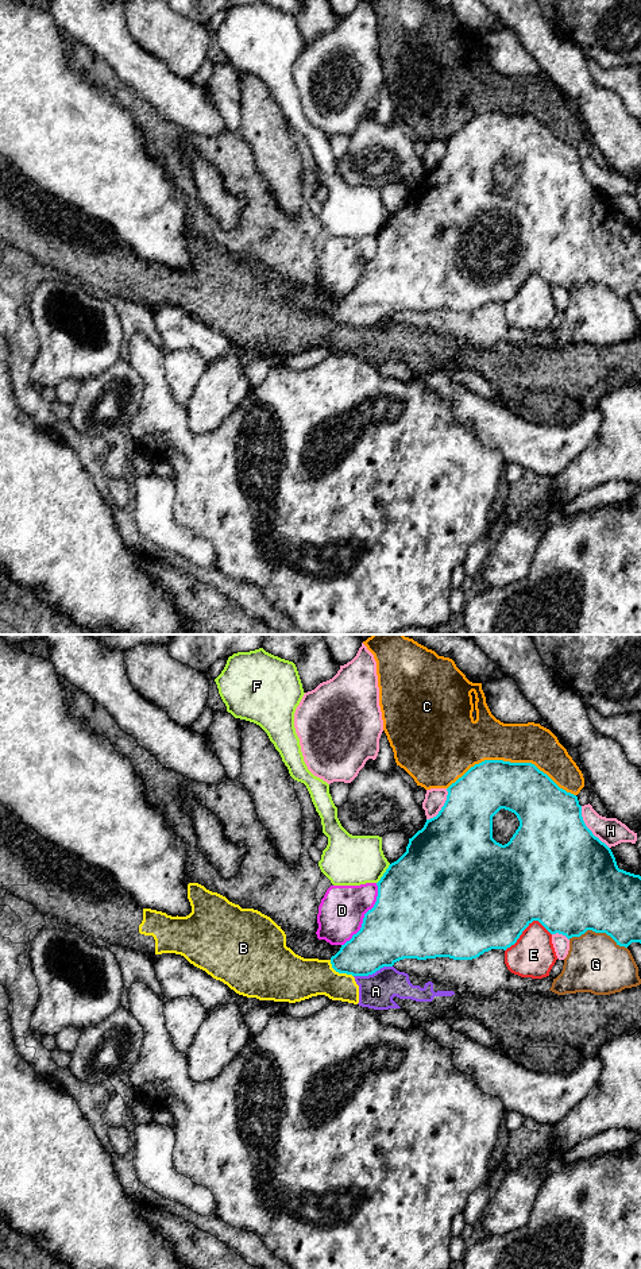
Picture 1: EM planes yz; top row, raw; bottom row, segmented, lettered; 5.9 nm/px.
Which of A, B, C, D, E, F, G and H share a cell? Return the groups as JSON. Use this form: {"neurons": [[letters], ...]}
{"neurons": [["A", "B"], ["C"], ["D"], ["E"], ["F"], ["G"], ["H"]]}

